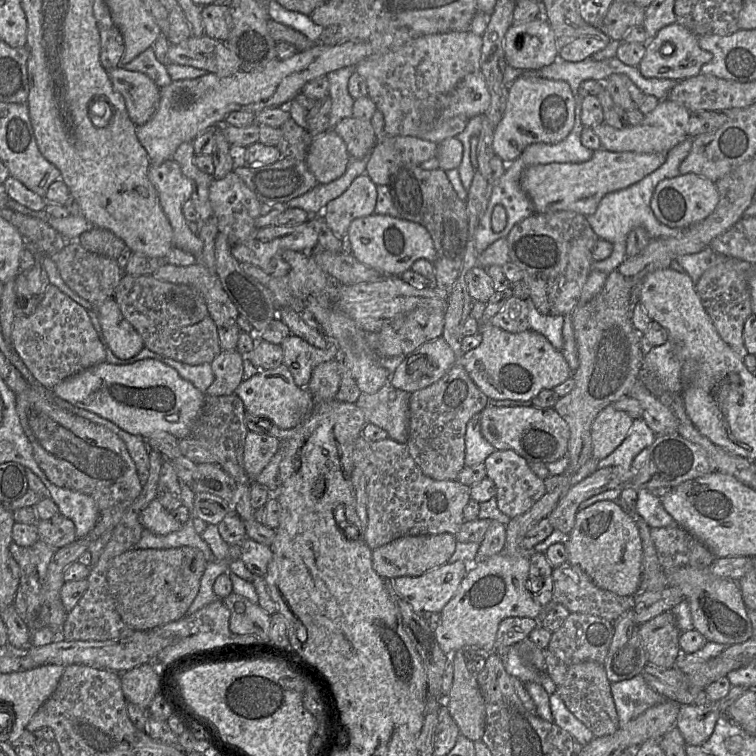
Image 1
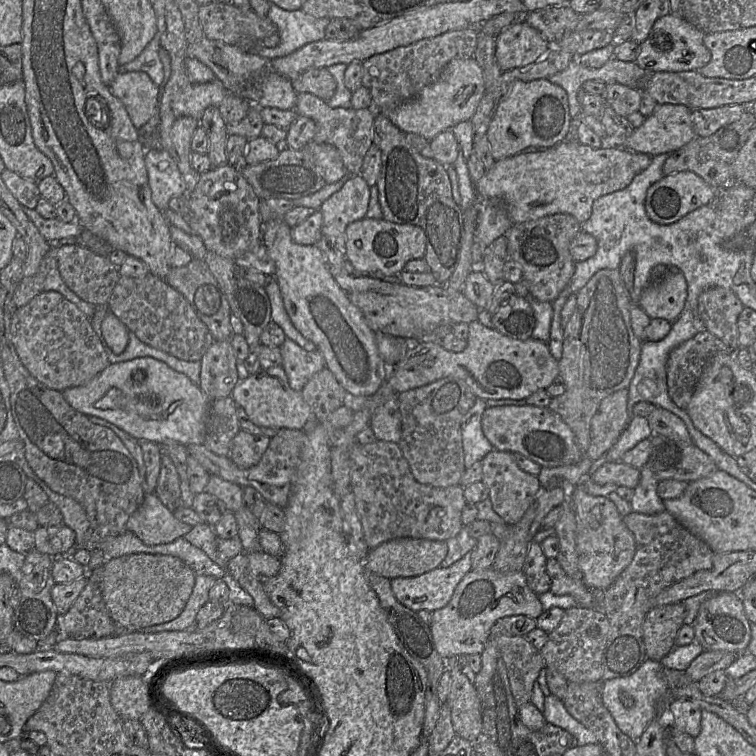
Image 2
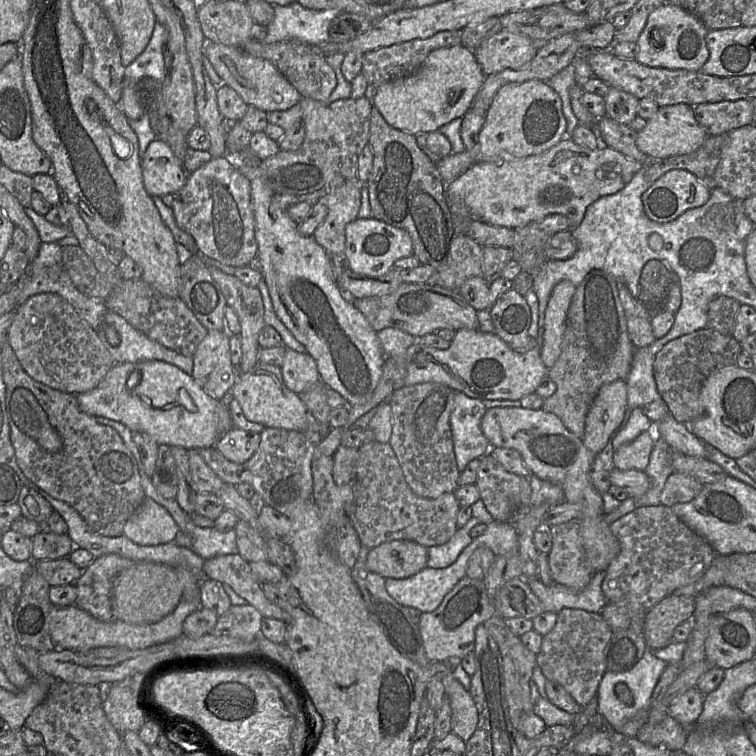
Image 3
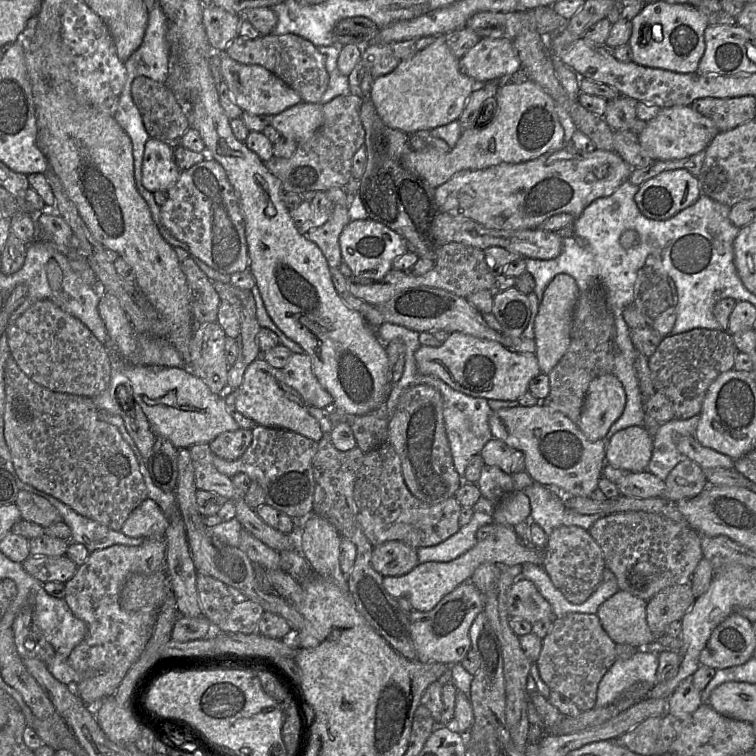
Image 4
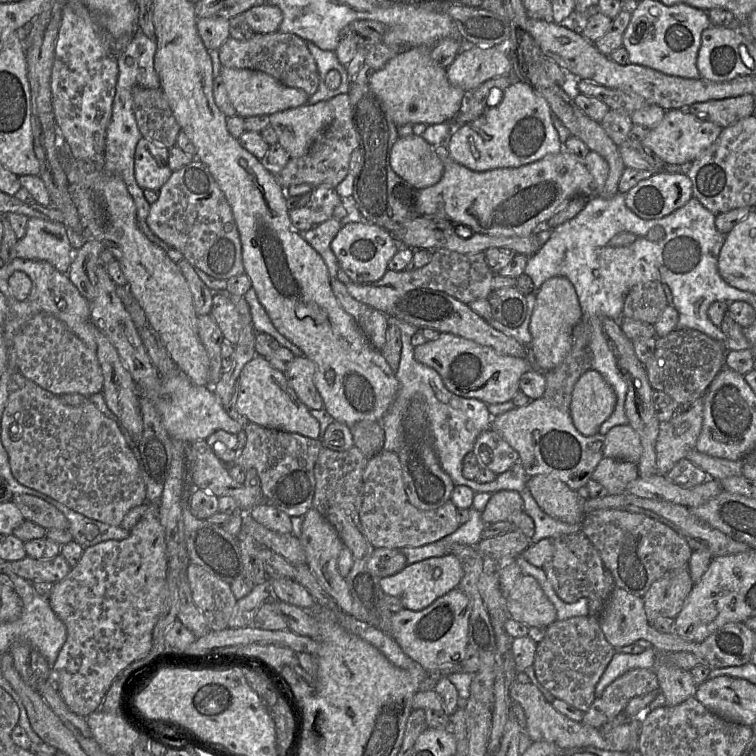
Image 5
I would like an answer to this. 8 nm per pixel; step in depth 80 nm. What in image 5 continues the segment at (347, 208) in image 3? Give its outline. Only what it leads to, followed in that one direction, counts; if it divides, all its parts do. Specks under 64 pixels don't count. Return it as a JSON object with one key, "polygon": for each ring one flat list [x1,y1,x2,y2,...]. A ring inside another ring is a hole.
{"polygon":[[332,217,302,233,306,242,323,258,331,279,337,276,337,272,340,268,338,260,331,249,331,242,343,226,340,220]]}

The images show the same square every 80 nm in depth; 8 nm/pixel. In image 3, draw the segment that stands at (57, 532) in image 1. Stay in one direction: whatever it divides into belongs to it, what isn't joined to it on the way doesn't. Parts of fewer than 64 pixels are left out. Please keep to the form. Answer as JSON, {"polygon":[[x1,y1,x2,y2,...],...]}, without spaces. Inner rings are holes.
{"polygon":[[39,532,32,539,33,562,68,557,75,548,68,534]]}

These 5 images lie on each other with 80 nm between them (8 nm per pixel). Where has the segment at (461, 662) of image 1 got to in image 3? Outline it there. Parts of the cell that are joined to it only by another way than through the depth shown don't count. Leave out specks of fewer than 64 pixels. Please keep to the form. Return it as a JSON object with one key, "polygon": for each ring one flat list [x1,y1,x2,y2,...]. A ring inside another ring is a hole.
{"polygon":[[452,675,442,679,445,684,445,693,450,700,452,716,452,733,464,742,468,741,476,730,478,712,475,702,468,690]]}

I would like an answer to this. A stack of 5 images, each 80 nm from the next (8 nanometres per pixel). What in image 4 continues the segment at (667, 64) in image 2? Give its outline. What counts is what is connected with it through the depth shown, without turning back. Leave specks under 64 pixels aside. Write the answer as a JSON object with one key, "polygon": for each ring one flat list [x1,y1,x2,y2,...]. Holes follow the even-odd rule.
{"polygon":[[664,1,651,2,645,4,631,22,632,33,628,46,632,50,634,63,676,73,698,72,705,51,704,33,709,23,696,7]]}

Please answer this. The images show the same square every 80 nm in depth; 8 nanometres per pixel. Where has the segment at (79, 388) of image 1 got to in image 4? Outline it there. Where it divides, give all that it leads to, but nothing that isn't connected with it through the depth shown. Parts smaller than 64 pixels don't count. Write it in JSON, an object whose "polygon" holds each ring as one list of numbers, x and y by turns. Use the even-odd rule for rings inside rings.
{"polygon":[[132,365,115,367,106,389,99,395,92,397,98,410,105,410,112,415,120,416,122,407,117,398,117,388,124,385,136,404,145,414,152,431,168,439,177,449,188,449,197,444,209,444,218,435,227,431,236,431,240,427,229,413,225,400,221,395,214,394,210,388,188,368,171,368,158,366]]}

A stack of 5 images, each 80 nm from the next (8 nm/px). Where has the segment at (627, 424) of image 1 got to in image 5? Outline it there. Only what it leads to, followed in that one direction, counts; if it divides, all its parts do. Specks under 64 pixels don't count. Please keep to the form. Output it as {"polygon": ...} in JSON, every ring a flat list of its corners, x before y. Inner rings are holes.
{"polygon":[[585,372,574,386,570,404,576,429,585,436,599,433,600,426,615,410,616,402,613,388,599,372]]}

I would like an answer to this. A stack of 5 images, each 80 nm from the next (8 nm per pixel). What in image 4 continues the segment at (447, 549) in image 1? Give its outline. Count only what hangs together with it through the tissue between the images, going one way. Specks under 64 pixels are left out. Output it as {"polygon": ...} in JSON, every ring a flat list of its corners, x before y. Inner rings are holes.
{"polygon":[[386,541,373,548,370,564,383,577,402,576,419,564,417,549,401,541]]}

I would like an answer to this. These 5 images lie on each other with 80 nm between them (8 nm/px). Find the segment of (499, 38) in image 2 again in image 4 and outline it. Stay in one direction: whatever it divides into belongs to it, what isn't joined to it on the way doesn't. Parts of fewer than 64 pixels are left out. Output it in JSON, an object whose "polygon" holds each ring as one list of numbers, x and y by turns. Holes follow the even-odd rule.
{"polygon":[[481,39,461,59,459,68,477,84,511,79,521,70,517,51,509,39]]}

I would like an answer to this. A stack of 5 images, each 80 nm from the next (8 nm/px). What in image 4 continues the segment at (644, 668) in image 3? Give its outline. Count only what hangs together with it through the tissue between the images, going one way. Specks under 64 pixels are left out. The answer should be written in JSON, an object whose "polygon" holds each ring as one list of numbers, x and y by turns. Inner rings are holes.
{"polygon":[[637,651,631,658,626,660,616,659,599,682,595,707,600,708,613,704,630,686,639,682,649,684,652,689,656,685,658,665,658,655,649,651]]}

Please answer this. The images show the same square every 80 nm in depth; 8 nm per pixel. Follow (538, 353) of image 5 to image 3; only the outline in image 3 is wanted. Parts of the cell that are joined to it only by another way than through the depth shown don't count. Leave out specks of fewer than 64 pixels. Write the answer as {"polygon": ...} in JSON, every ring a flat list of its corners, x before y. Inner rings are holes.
{"polygon":[[562,280,552,290,543,323,539,345,541,359,551,369,560,356,568,310,577,287,569,280]]}

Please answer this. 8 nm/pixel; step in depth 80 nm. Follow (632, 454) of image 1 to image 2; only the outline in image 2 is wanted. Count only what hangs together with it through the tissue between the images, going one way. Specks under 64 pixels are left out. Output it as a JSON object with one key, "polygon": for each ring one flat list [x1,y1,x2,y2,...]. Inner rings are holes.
{"polygon":[[632,416,628,425,616,443,605,454,606,462,621,462,623,455,640,441,651,438,653,431,648,419,642,416]]}

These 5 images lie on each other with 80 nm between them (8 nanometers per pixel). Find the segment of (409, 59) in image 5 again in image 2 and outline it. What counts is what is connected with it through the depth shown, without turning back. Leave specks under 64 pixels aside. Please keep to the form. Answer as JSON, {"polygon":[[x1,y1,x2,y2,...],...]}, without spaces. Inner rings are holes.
{"polygon":[[474,56,454,59,443,69,436,82,425,87,414,99,389,112,387,117,402,132,414,133,430,141,441,132,451,131,459,122,469,121,485,92,483,73]]}

